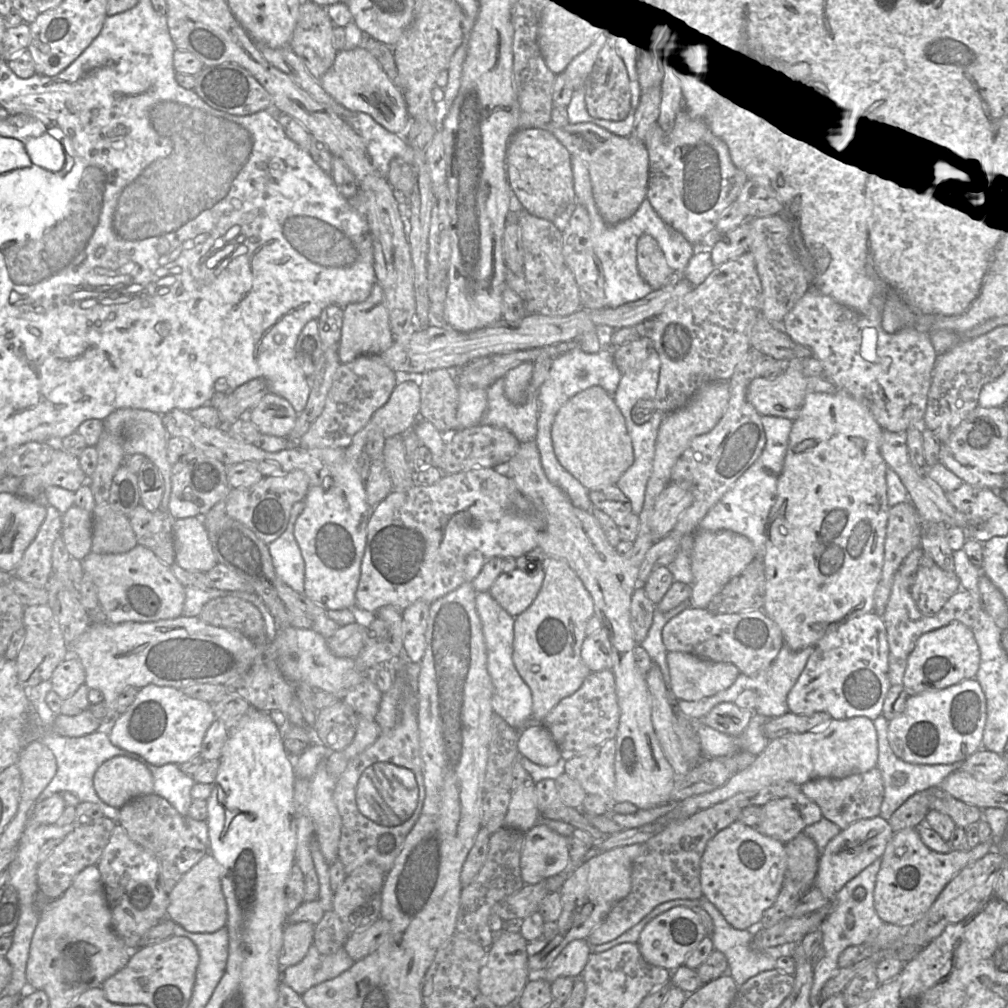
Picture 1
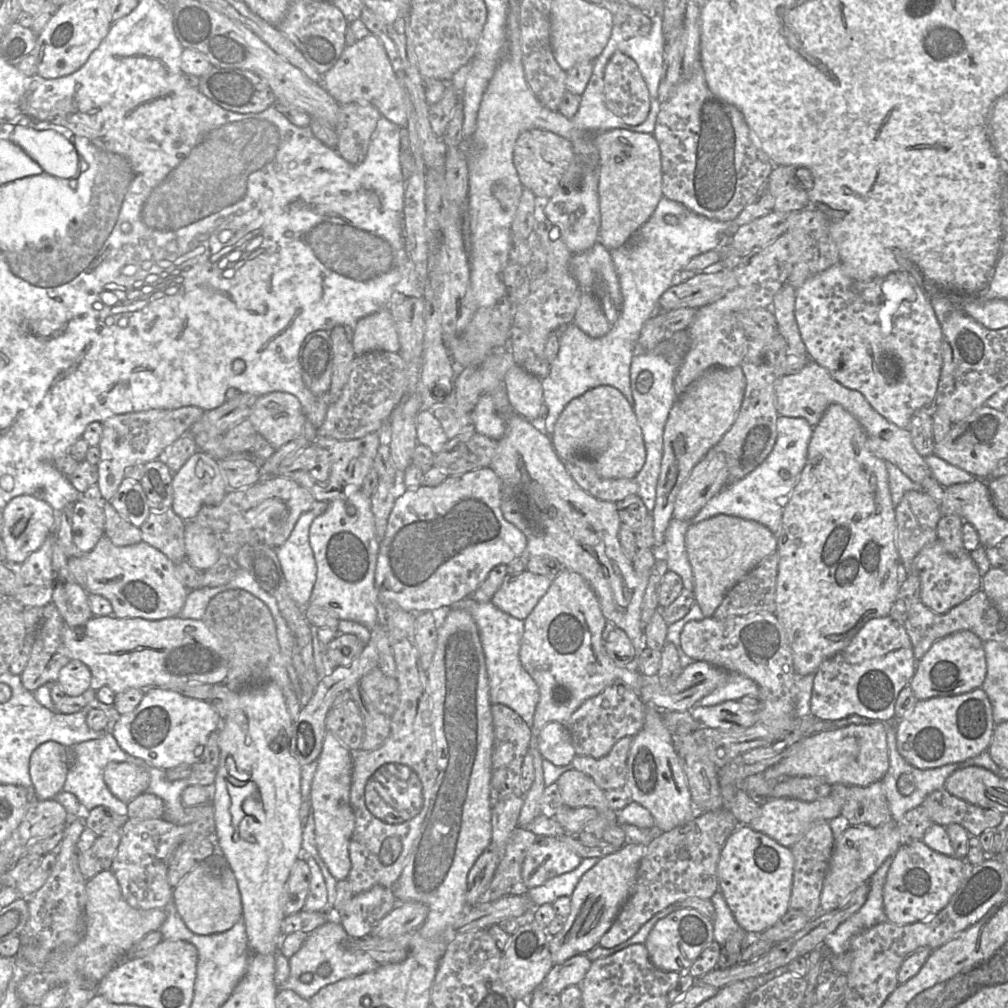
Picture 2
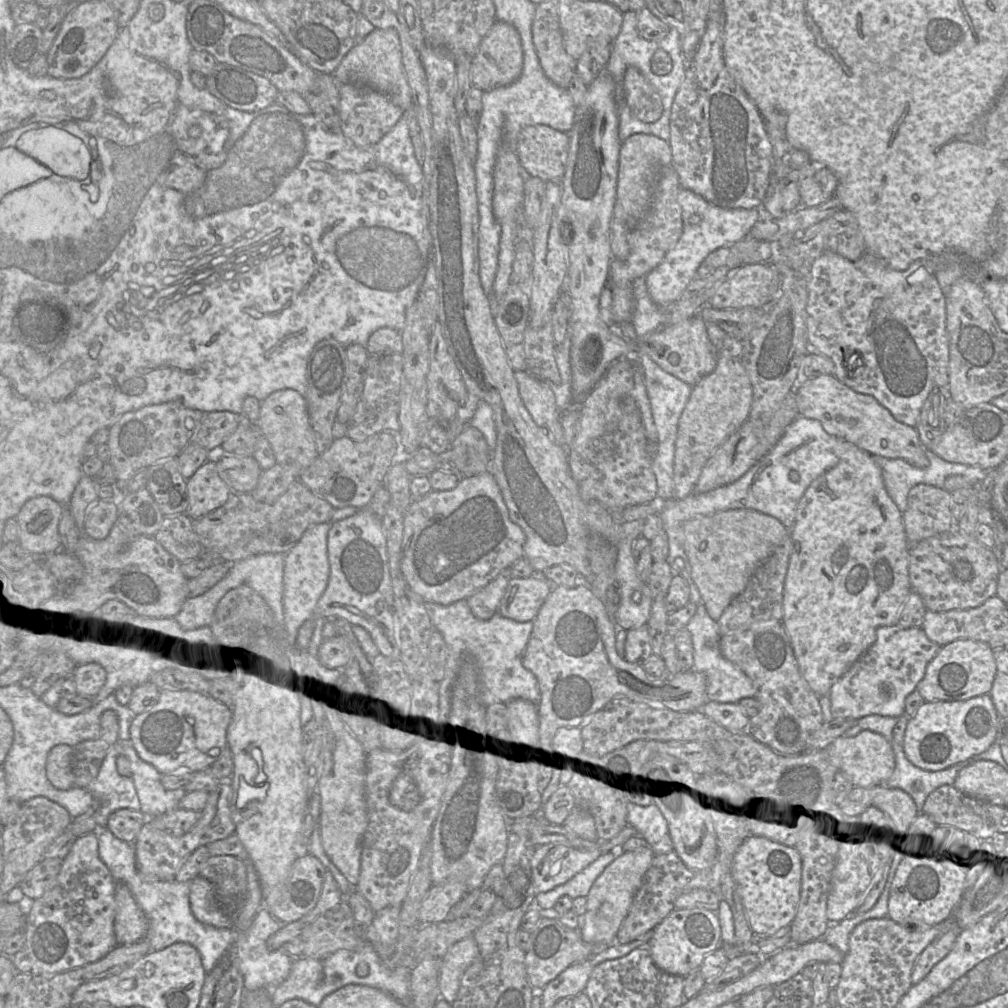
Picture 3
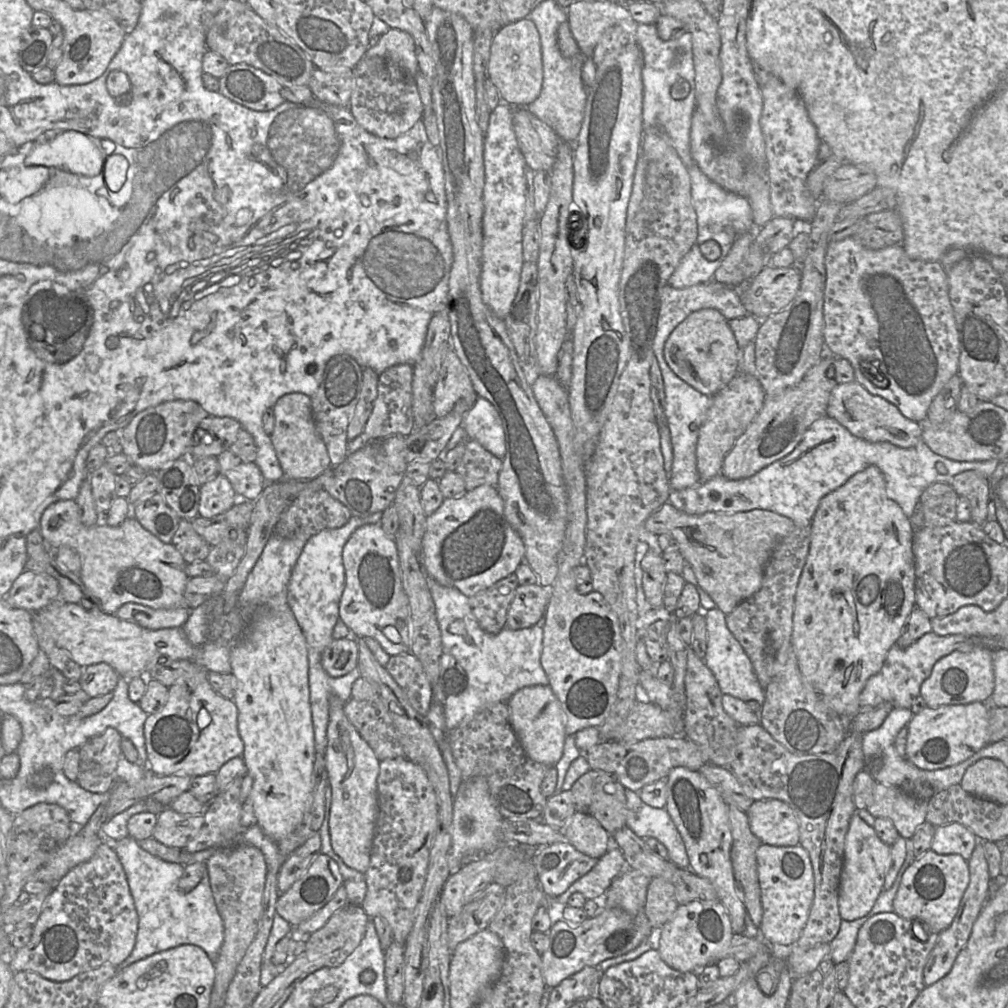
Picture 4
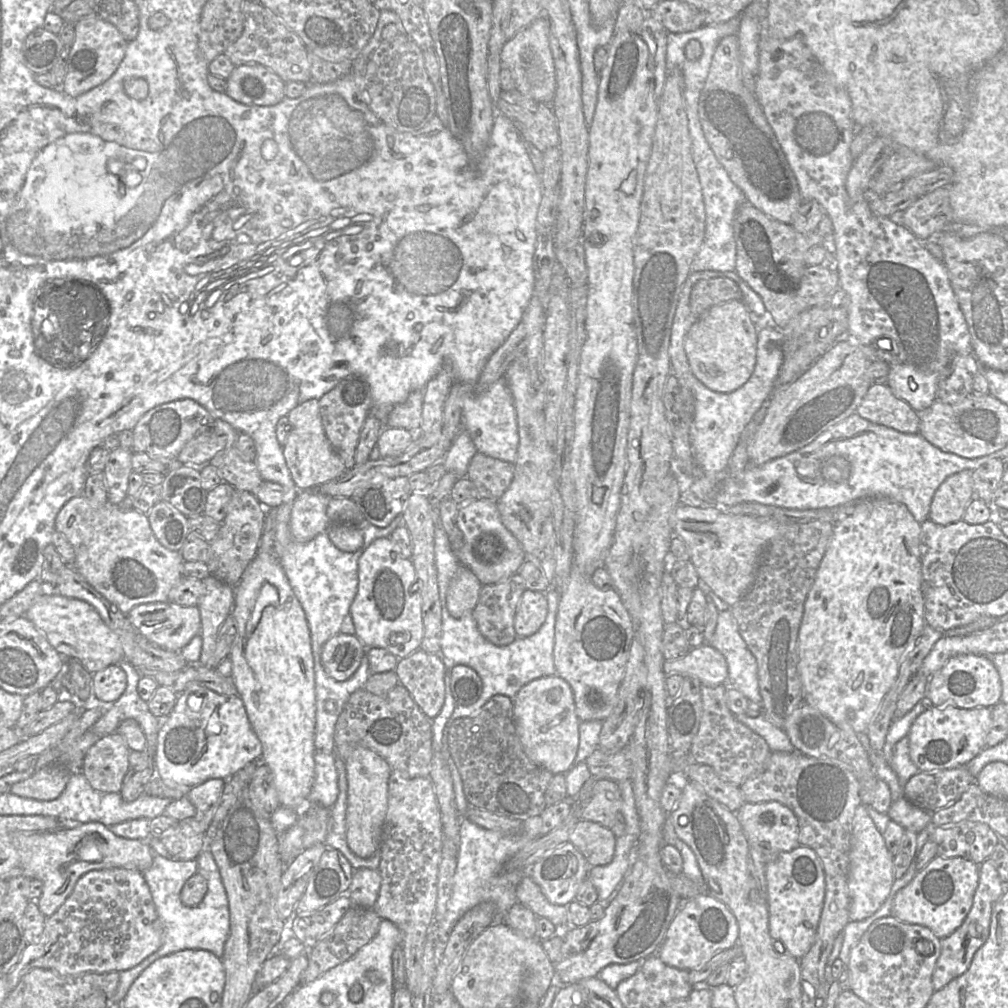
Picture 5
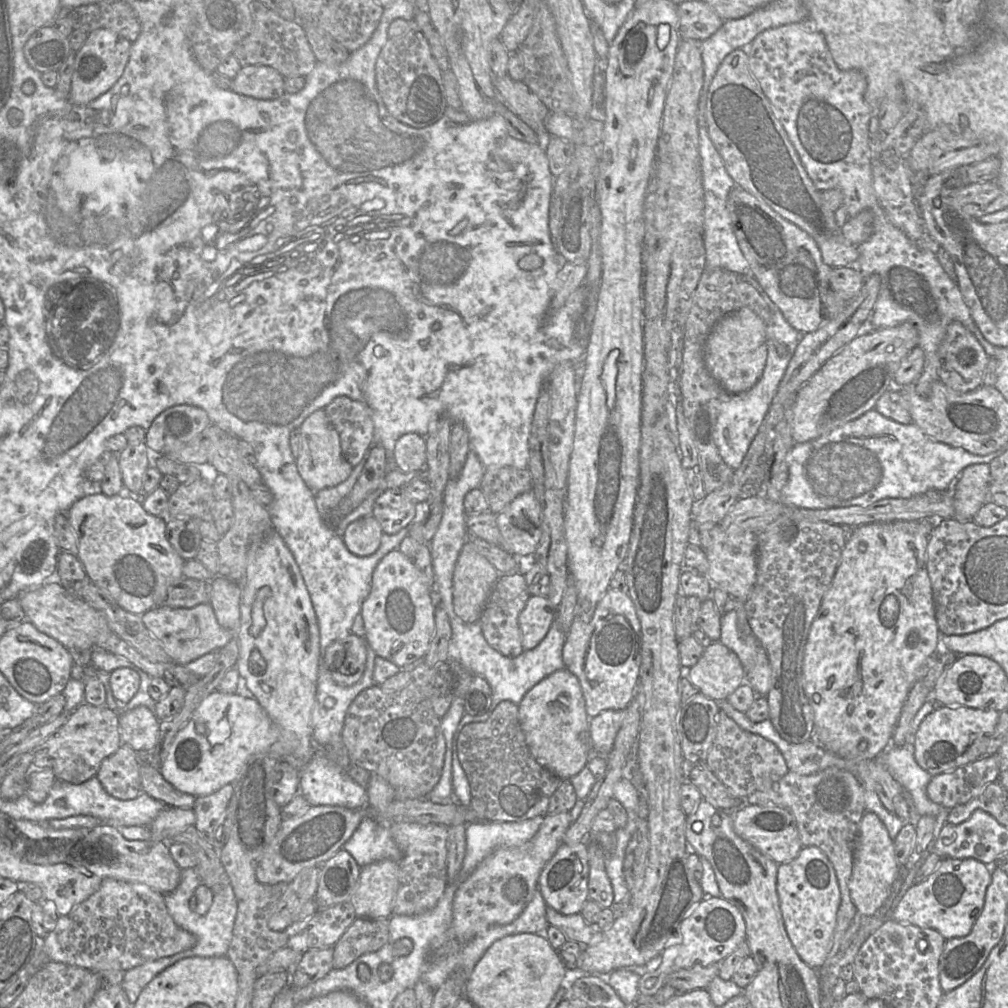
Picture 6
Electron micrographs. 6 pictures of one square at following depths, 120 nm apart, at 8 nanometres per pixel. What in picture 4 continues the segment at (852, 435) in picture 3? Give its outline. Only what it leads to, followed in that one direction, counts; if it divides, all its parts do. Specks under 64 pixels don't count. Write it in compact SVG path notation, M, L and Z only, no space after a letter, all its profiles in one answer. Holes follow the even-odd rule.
M857 382L838 383L831 392L827 416L835 419L853 435L869 442L889 442L900 448L912 448L922 442L923 426L906 418L886 399L873 395Z

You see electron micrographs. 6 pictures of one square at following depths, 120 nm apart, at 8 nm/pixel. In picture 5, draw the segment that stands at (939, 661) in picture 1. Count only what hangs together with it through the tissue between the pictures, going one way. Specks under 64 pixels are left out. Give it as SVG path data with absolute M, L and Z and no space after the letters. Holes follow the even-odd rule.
M956 655L934 675L927 684L926 697L934 707L952 705L961 709L992 708L1000 703L1002 684L1000 676L985 655Z

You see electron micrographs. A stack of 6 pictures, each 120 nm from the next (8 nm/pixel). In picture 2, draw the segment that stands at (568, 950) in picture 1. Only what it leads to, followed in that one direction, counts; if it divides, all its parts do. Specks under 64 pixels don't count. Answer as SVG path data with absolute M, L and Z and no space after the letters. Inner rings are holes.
M587 954L575 955L562 964L554 965L539 988L546 993L560 995L569 986L580 986L591 964Z

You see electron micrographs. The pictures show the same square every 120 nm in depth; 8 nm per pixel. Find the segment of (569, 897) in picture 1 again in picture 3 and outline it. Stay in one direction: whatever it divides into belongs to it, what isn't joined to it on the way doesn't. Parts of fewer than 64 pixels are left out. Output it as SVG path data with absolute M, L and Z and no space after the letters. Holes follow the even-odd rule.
M651 847L640 848L636 851L623 851L597 878L586 896L586 912L578 916L577 929L585 942L616 944L617 932L630 910L633 898L641 886L654 855Z

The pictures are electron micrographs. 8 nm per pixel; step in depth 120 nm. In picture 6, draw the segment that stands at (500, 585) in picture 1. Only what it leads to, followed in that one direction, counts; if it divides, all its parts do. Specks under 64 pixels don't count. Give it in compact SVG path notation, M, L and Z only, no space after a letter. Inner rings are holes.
M530 595L518 617L524 650L535 648L546 636L556 618L556 609L545 596Z

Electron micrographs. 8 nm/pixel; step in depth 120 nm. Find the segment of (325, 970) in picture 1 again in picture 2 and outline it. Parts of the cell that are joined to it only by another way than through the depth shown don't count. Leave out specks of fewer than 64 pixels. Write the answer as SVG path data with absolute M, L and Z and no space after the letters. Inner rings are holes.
M328 921L319 928L313 930L311 933L308 934L300 950L289 958L289 977L282 985L278 986L278 990L292 990L300 997L308 1001L320 989L327 985L336 983L346 978L351 978L367 972L371 972L380 966L380 964L375 961L370 955L356 954L348 950L345 947L345 943L346 941L350 940L352 940L352 938L347 935L343 927L337 921ZM322 963L328 963L331 968L330 974L326 977L319 977L315 973L319 965Z

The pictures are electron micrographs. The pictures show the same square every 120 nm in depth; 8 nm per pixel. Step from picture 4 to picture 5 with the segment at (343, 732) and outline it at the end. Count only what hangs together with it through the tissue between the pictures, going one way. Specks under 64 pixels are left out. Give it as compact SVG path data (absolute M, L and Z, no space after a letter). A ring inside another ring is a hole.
M356 747L345 761L347 776L346 840L359 858L370 858L378 852L387 811L388 780L391 768L374 751Z

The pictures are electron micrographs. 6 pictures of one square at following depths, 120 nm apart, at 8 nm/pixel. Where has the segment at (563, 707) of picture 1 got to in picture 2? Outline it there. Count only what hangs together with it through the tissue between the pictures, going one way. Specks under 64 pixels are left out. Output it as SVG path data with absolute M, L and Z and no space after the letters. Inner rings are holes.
M614 684L606 687L598 695L587 699L568 719L562 723L568 730L572 744L577 756L590 756L592 758L602 758L606 756L612 747L622 738L634 737L644 725L646 704L639 695L622 684Z

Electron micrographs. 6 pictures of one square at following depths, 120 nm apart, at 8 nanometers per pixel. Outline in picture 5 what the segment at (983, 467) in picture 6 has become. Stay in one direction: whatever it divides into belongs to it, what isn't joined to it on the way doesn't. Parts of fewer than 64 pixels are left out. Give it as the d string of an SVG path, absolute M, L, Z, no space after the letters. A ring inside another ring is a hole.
M963 470L946 478L936 490L929 520L948 525L962 520L969 503L975 498L972 471Z

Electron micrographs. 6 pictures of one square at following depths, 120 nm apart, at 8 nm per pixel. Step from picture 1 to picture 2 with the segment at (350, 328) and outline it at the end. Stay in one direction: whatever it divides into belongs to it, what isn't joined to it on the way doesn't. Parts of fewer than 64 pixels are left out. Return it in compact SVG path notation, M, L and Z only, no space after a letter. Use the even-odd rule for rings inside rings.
M388 309L361 318L353 327L356 356L373 352L400 352L401 346L394 320Z

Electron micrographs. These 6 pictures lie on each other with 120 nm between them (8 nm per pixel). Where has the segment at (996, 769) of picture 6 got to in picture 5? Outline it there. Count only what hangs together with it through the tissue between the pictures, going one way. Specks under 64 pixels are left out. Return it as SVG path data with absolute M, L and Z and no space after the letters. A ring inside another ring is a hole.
M966 766L919 772L905 783L903 794L914 806L933 813L960 799L974 783L976 777Z

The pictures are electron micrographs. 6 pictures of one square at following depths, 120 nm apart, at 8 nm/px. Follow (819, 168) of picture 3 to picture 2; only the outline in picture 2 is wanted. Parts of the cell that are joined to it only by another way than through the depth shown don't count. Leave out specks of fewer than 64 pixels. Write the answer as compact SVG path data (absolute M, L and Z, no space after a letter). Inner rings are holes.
M775 166L769 175L766 187L775 198L775 212L789 213L808 207L809 198L806 190L794 182L797 166Z

